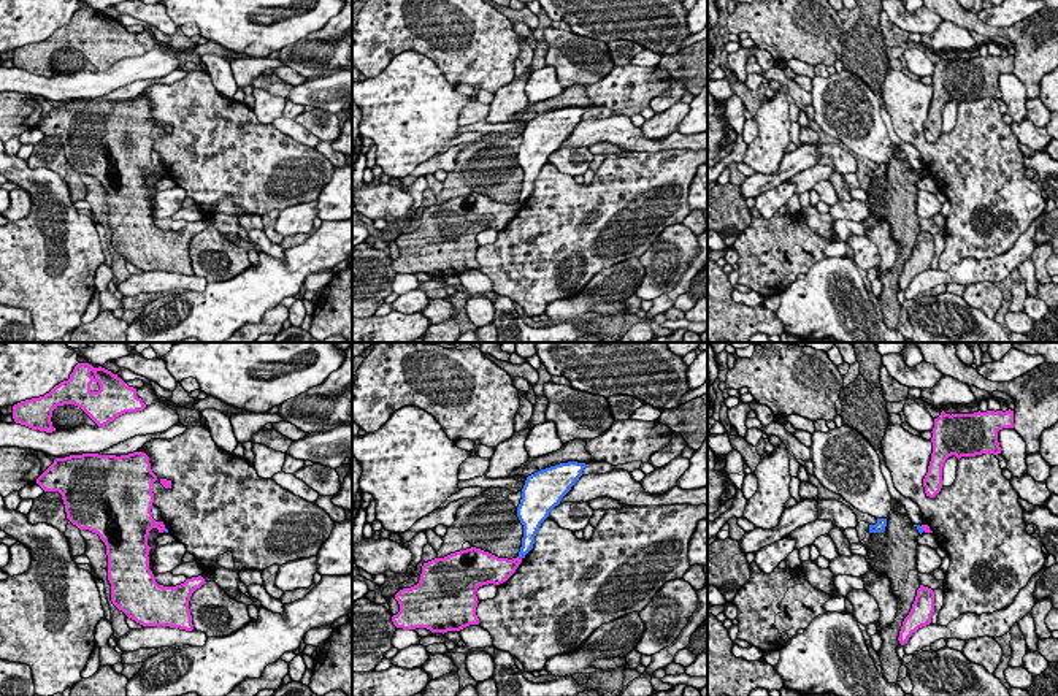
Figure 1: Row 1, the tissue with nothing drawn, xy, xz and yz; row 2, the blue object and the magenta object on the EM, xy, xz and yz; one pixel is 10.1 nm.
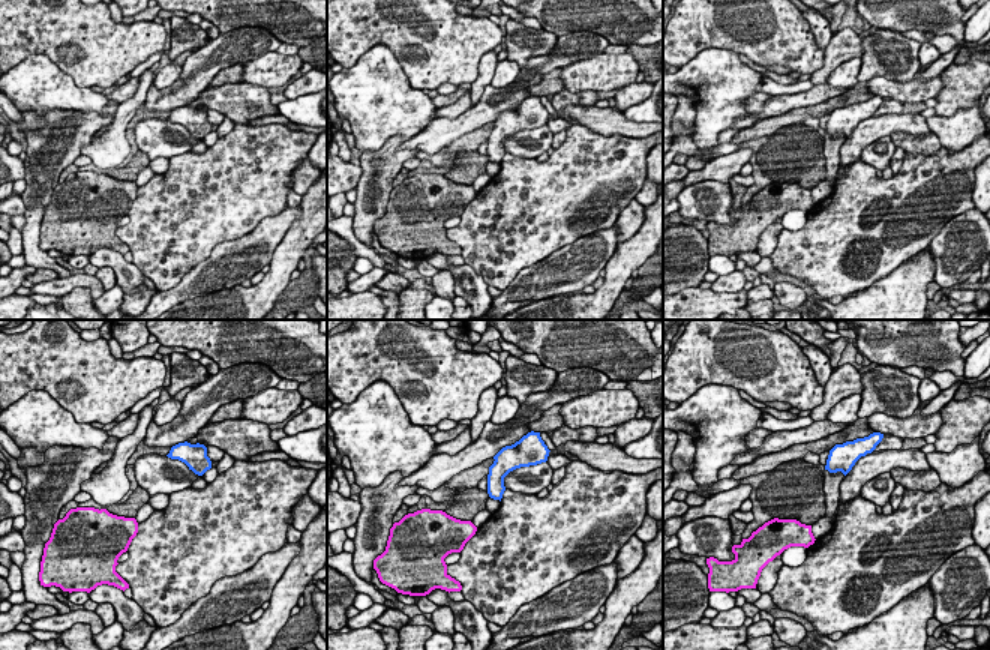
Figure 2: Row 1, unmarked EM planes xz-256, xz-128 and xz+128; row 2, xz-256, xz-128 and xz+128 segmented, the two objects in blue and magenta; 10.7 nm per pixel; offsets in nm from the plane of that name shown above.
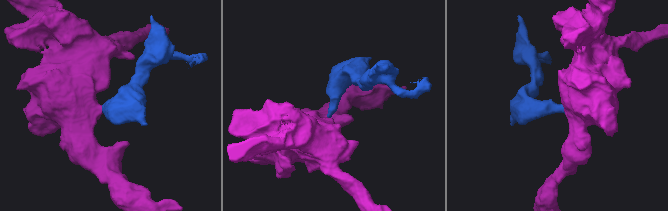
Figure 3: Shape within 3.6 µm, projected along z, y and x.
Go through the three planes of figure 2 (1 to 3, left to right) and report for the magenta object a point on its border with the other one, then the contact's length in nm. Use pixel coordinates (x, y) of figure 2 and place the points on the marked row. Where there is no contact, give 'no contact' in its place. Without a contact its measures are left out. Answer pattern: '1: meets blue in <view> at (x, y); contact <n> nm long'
1: no contact
2: no contact
3: no contact

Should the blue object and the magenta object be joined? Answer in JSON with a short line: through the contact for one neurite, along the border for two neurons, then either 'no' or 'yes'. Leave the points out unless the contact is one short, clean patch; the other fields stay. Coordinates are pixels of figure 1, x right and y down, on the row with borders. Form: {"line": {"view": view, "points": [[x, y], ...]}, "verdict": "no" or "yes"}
{"line": {"view": "yz", "points": [[920, 527], [923, 530]]}, "verdict": "no"}

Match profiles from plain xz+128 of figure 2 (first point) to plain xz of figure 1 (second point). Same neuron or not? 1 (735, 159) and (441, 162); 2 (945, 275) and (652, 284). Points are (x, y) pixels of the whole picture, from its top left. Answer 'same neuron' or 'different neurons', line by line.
1: same neuron
2: same neuron

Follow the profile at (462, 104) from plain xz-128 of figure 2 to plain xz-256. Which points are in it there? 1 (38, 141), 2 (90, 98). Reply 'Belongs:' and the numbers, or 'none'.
Belongs: 1

